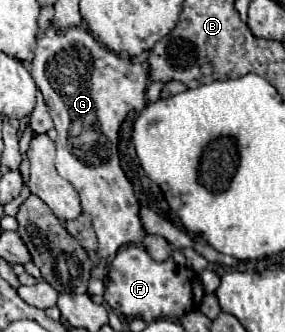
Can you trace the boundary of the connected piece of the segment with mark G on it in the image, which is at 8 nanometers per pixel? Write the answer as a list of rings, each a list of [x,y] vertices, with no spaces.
[[[51,25],[45,33],[37,39],[35,59],[31,75],[39,87],[39,91],[45,97],[45,103],[49,107],[49,113],[55,121],[55,129],[59,133],[55,145],[57,145],[57,157],[55,167],[61,177],[65,177],[79,193],[83,213],[89,213],[93,219],[95,235],[97,235],[97,255],[111,259],[115,257],[117,249],[123,245],[141,245],[145,237],[145,229],[139,219],[139,201],[133,195],[133,187],[129,179],[125,177],[121,165],[119,165],[119,153],[117,153],[117,139],[119,139],[119,127],[129,111],[141,111],[147,105],[145,91],[149,85],[149,65],[147,63],[131,63],[129,59],[121,59],[113,51],[105,49],[87,29],[83,27],[71,27],[67,33],[59,35],[55,27]]]

